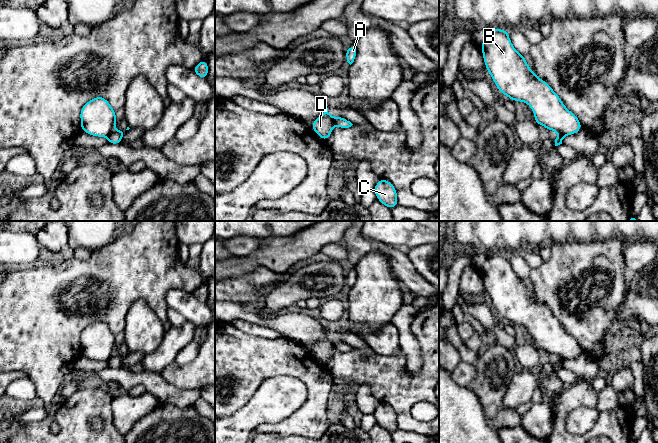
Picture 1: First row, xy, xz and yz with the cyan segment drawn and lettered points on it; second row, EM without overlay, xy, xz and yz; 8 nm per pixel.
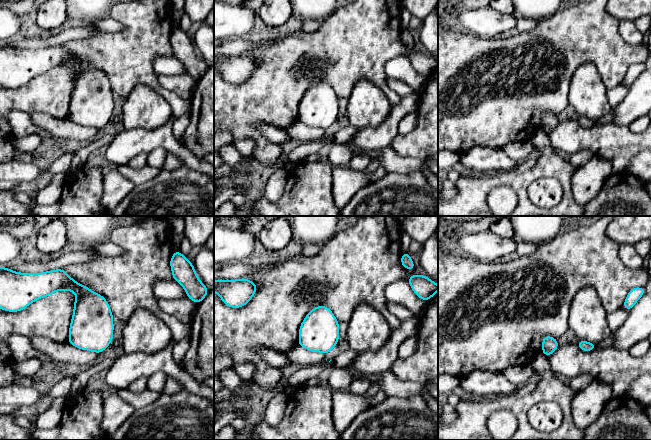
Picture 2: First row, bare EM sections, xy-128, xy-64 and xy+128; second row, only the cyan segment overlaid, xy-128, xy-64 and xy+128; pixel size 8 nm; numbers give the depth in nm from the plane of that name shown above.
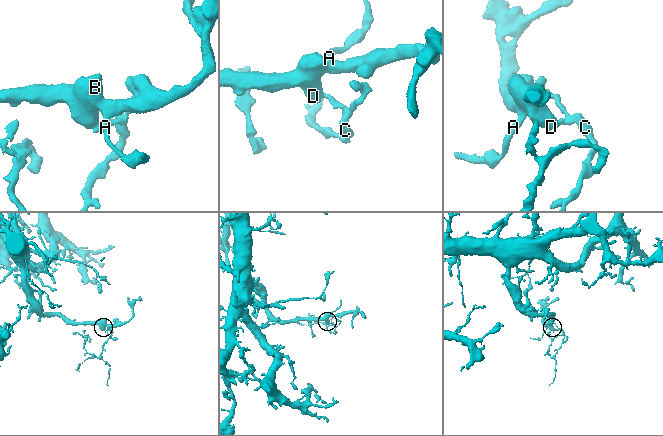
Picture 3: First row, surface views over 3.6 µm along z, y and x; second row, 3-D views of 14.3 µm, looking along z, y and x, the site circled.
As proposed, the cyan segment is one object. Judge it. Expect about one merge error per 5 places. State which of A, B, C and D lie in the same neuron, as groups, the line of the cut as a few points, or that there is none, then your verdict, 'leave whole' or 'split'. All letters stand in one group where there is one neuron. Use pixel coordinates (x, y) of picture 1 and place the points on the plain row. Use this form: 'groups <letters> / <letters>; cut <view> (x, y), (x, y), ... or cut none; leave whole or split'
groups A B D / C; cut xz (332, 341), (335, 348); split

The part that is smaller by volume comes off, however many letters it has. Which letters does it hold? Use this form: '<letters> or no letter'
C

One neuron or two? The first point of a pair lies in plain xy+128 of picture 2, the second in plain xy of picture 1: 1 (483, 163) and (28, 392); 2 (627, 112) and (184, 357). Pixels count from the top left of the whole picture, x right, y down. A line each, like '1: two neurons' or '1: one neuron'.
1: one neuron
2: two neurons

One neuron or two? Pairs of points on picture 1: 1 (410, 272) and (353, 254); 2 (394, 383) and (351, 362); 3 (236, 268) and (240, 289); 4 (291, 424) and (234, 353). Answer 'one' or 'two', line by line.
1: one
2: one
3: two
4: one

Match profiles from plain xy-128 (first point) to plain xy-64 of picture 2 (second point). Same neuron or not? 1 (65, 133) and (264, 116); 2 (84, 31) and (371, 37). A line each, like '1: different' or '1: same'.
1: different
2: different

